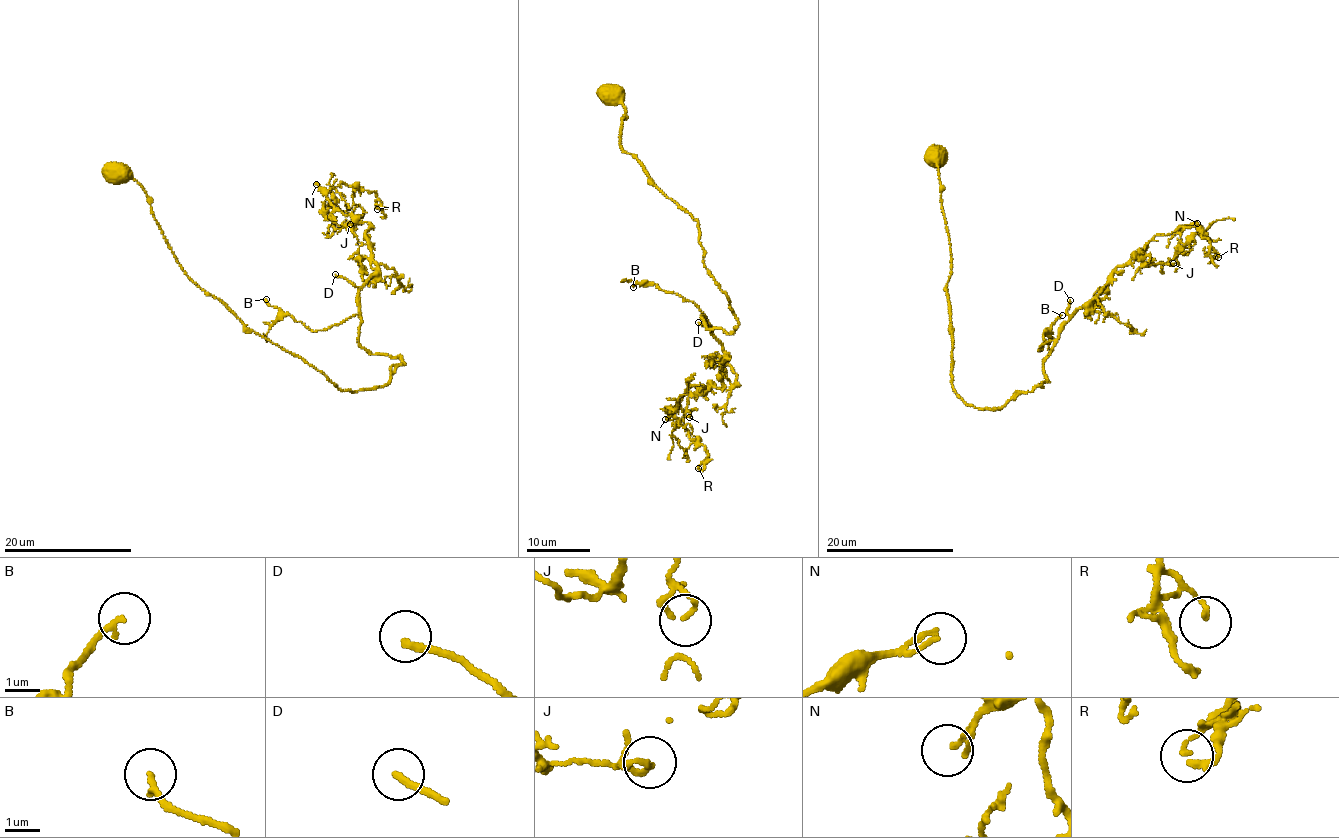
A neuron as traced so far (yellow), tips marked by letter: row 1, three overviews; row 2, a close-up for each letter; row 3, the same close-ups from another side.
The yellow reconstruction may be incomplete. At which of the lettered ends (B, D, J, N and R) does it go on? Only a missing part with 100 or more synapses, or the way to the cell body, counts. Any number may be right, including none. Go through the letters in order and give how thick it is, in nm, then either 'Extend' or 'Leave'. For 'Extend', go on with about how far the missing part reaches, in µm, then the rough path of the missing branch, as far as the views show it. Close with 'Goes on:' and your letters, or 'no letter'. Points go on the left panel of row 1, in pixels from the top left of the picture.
B: Thickness 160 nm. Leave
D: Thickness 200 nm. Extend. Missing length about 40 µm. Course of what is missing: (335, 274), (315, 265), (310, 240), (316, 242), (307, 230), (289, 234), (255, 220), (232, 247), (237, 271)
J: Thickness 120 nm. Leave
N: Thickness 90 nm. Leave
R: Thickness 130 nm. Leave
Goes on: D

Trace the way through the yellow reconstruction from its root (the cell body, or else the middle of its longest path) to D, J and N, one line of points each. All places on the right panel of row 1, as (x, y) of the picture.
D: (934, 158), (952, 260), (944, 287), (957, 394), (995, 410), (1048, 382), (1044, 358), (1069, 320), (1070, 300)
J: (934, 158), (952, 260), (951, 382), (968, 405), (999, 410), (1048, 382), (1058, 331), (1117, 267), (1173, 263)
N: (934, 158), (951, 382), (976, 408), (1048, 382), (1058, 331), (1111, 272), (1197, 223)

